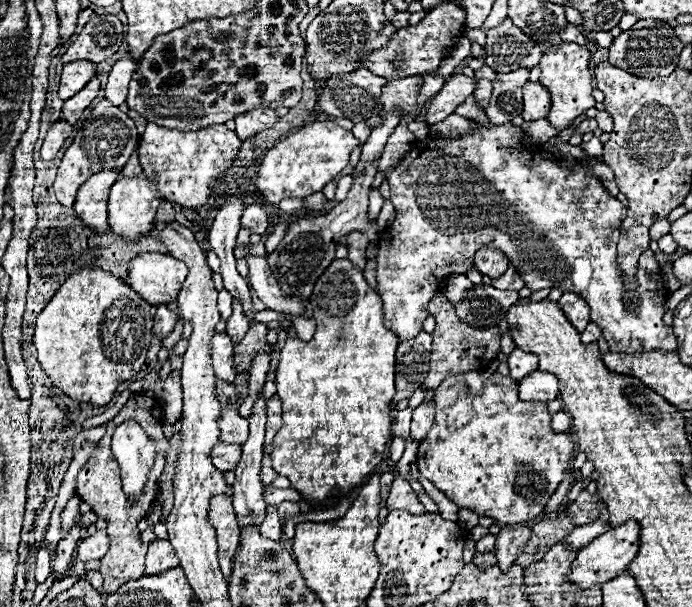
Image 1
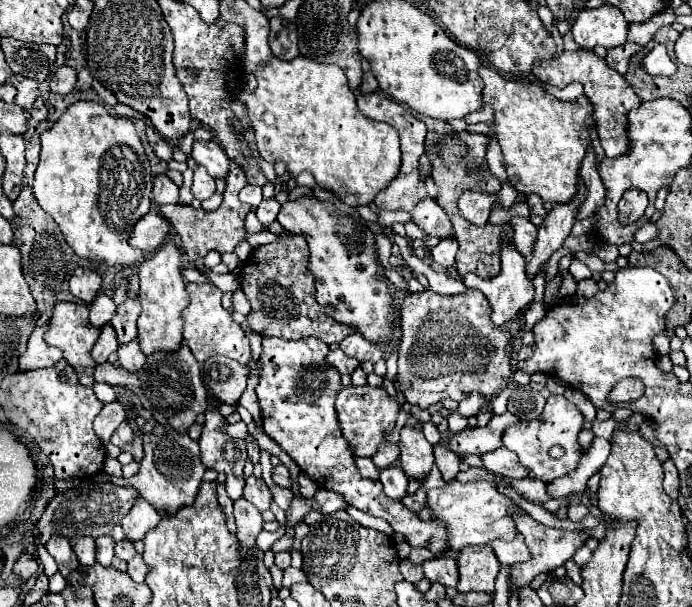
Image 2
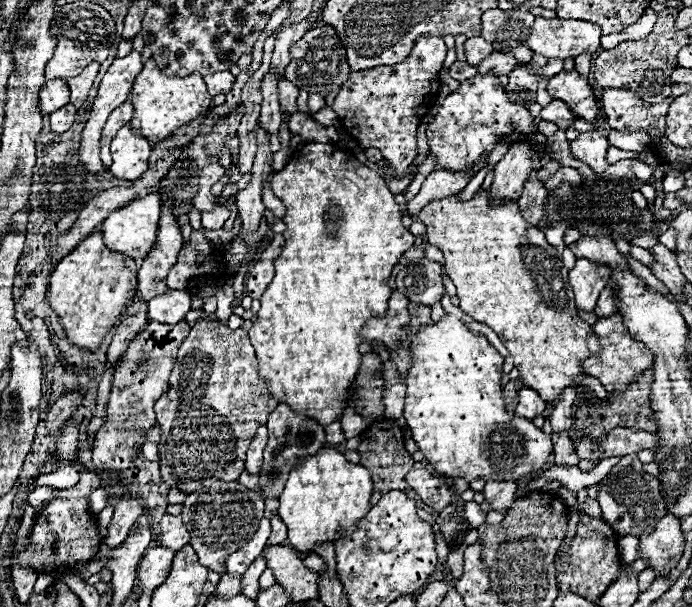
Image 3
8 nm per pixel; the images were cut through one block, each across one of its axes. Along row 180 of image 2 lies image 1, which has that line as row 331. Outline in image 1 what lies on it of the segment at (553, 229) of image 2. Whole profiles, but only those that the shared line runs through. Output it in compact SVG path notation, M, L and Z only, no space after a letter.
M564 292L558 304L560 304L562 312L566 314L566 318L570 320L570 324L578 332L584 332L586 326L590 324L590 306L574 292Z

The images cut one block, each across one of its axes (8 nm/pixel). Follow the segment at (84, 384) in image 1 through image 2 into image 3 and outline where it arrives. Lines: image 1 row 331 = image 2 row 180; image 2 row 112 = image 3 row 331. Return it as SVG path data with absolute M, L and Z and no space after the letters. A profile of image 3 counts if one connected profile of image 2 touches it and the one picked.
M102 234L88 236L58 262L50 274L46 300L58 314L60 326L74 346L86 348L88 352L96 352L100 348L108 330L118 324L118 318L126 314L130 300L136 296L136 272L136 262L124 254L108 250Z

